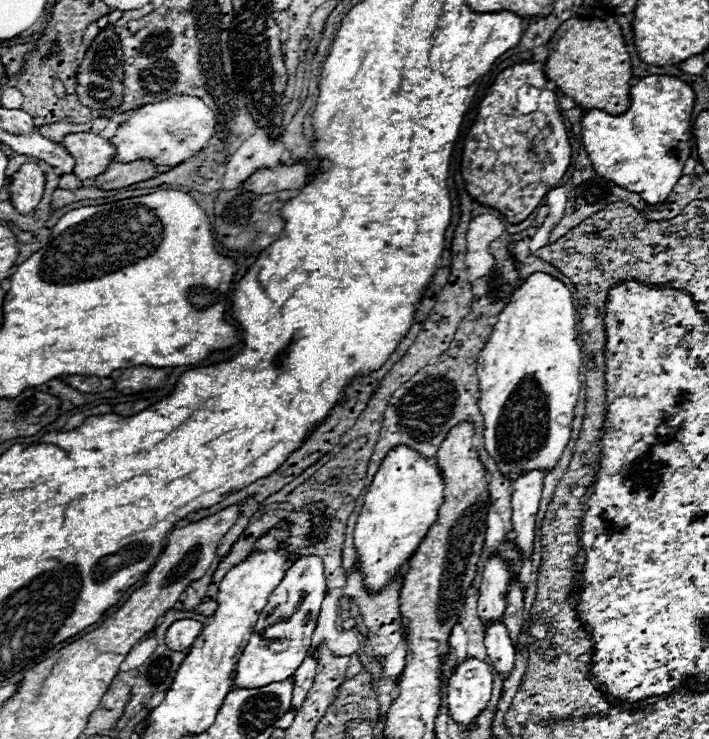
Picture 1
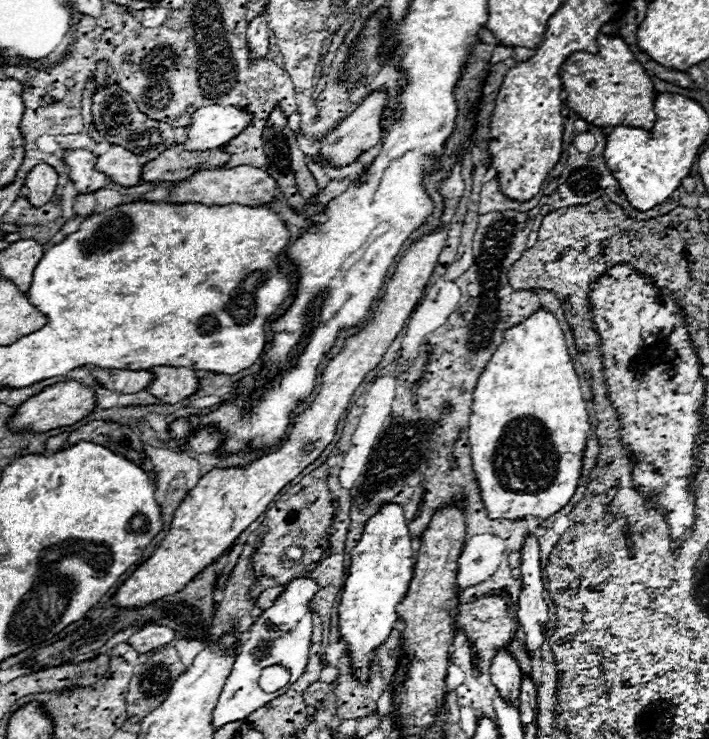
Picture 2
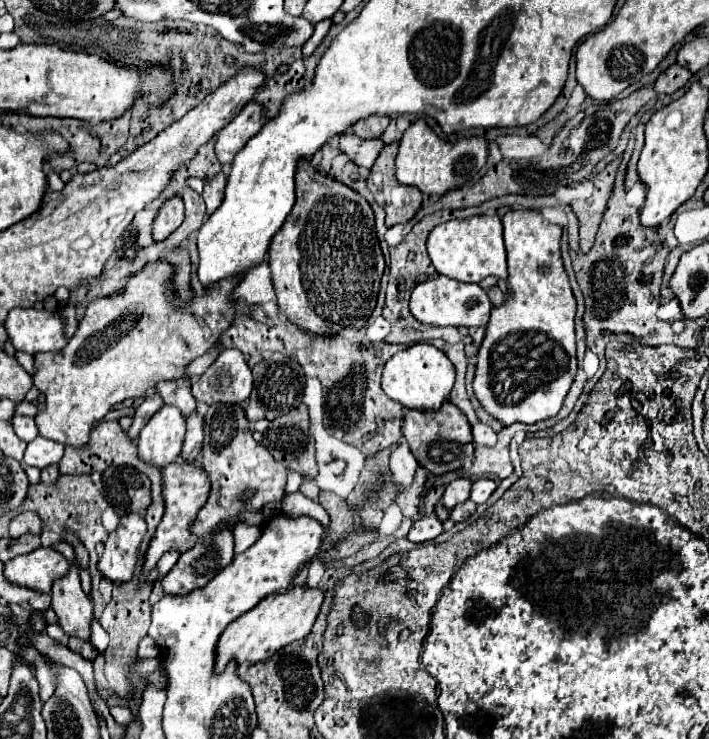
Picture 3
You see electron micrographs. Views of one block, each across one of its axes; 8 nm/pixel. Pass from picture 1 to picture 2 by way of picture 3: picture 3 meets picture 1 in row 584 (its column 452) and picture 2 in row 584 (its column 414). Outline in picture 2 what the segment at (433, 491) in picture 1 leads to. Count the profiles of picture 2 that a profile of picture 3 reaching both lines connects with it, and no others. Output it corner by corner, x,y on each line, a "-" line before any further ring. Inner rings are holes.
386,502
364,526
362,538
352,548
348,578
344,582
342,600
340,600
340,614
338,626
340,636
348,642
352,654
354,674
360,680
366,680
370,656
374,650
390,636
394,622
398,618
396,606
404,600
408,586
414,578
414,548
410,530
404,518
404,510
394,504

